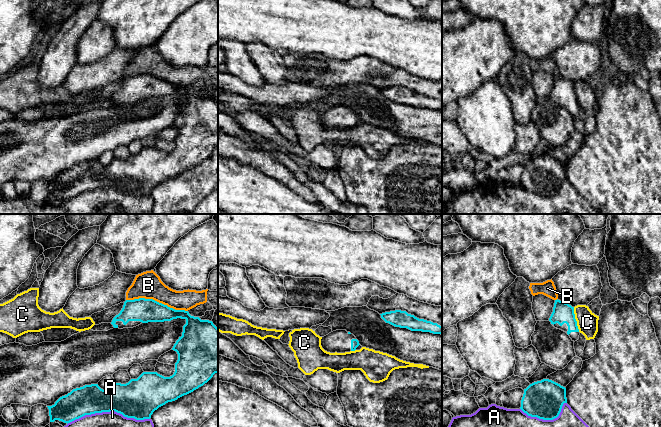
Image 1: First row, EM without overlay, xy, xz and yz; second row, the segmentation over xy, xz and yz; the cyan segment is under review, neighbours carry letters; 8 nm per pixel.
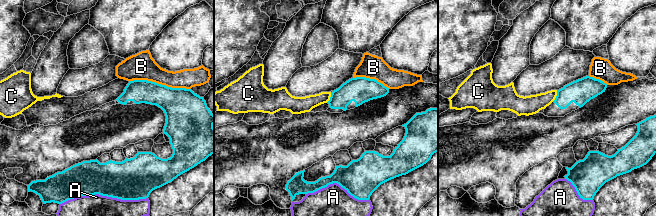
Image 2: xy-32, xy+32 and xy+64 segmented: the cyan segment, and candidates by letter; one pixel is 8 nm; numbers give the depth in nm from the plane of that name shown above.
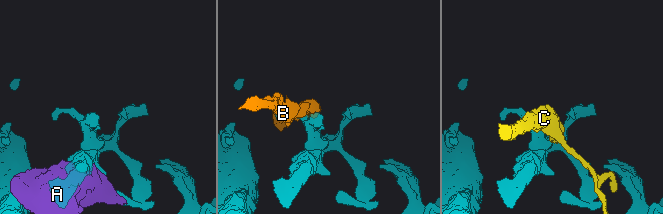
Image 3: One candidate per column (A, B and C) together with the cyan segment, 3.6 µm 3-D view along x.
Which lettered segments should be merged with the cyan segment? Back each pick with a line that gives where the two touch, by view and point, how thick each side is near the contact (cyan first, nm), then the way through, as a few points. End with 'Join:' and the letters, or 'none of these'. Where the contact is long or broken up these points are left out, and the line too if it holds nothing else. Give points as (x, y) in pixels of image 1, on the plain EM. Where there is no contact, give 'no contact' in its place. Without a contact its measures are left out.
Join: none of these

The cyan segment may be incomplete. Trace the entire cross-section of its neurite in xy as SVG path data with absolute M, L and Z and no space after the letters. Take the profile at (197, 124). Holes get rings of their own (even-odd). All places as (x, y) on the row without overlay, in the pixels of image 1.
M139 74L126 76L123 84L111 100L114 104L133 104L142 99L164 98L173 95L185 95L182 112L174 120L172 126L178 130L175 148L170 153L164 153L157 148L143 148L137 155L131 155L126 160L114 159L109 166L101 165L98 160L85 161L73 165L60 173L49 185L50 198L55 196L70 199L85 191L115 187L127 194L136 196L150 195L159 183L177 176L207 159L215 149L218 149L218 104L209 96L201 96L185 86L175 86L153 75Z

